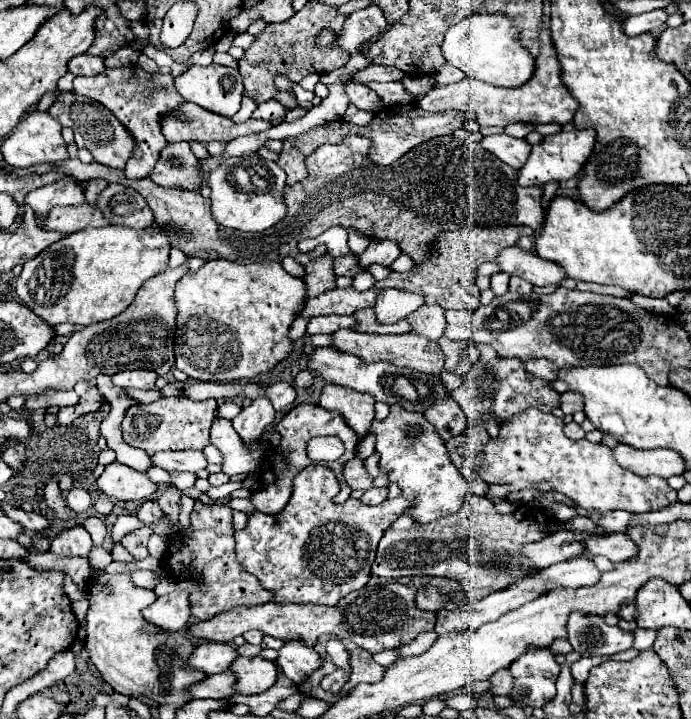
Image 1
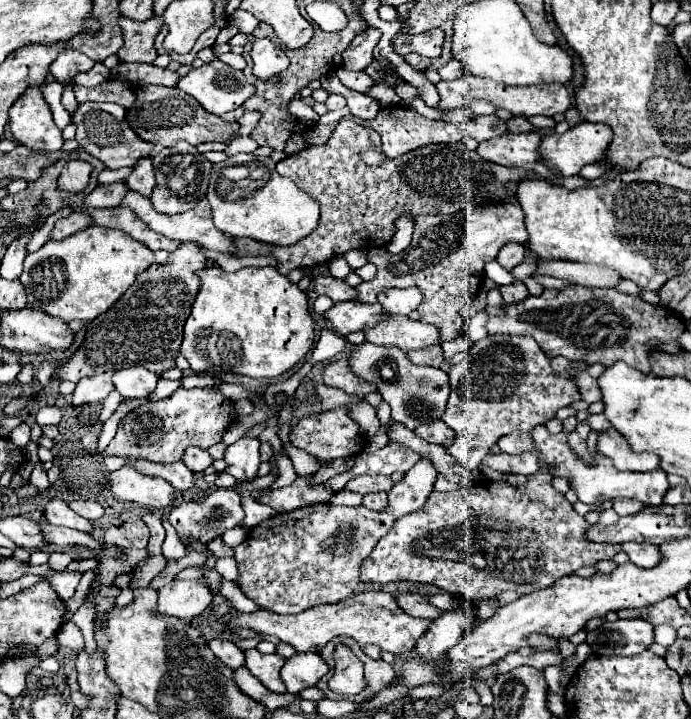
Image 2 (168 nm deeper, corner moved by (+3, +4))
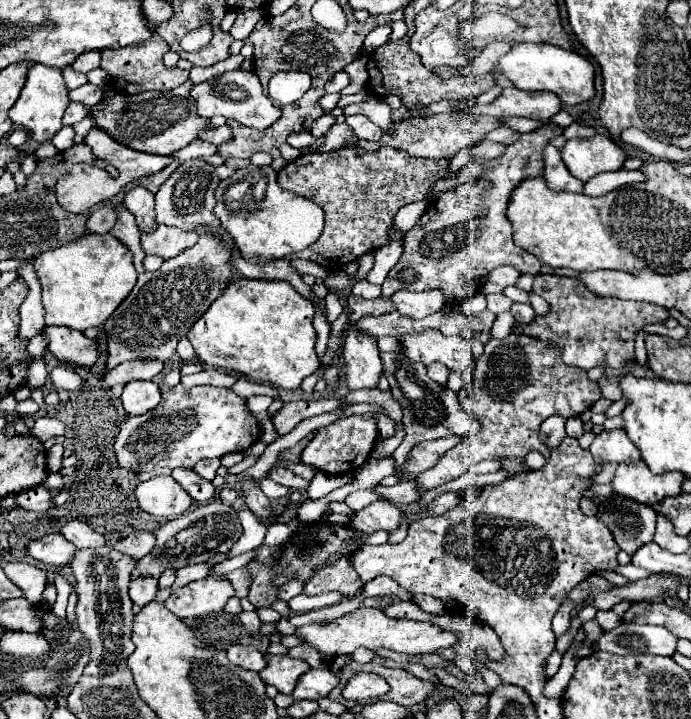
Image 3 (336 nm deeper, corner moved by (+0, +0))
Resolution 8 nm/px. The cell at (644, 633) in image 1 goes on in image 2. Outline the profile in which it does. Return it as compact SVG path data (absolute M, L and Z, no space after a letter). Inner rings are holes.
M665 625L655 627L655 643L661 643L663 647L667 647L673 641L675 641L675 629L673 627L665 627Z

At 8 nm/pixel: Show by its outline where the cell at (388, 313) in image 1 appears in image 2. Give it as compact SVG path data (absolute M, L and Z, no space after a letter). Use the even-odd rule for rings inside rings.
M407 287L407 289L385 289L379 293L377 301L383 305L387 313L399 313L399 315L411 315L423 295L419 293L417 287Z

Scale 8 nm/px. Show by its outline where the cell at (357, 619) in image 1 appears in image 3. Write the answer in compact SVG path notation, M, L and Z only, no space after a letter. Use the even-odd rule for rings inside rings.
M360 607L354 613L344 615L328 625L304 625L298 629L298 635L304 637L308 645L316 647L320 653L330 657L350 655L358 647L366 647L372 651L378 647L386 647L386 649L392 649L398 653L410 653L410 655L434 653L434 651L452 647L458 639L456 633L444 631L438 625L424 623L424 621L410 621L410 619L388 619L380 609L366 609L366 607Z

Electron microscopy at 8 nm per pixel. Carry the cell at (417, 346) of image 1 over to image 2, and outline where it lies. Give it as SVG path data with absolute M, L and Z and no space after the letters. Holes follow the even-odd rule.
M429 345L429 349L415 349L413 353L405 351L405 355L417 363L417 365L431 365L431 367L439 367L443 363L443 349L441 349L441 357L437 357L437 349L441 349L441 345Z

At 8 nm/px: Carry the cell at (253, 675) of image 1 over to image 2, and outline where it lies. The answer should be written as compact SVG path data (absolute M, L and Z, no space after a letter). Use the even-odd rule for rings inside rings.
M257 649L245 651L245 667L257 677L269 691L285 693L285 685L279 677L279 669L283 667L285 659L277 653L273 655L261 655Z

